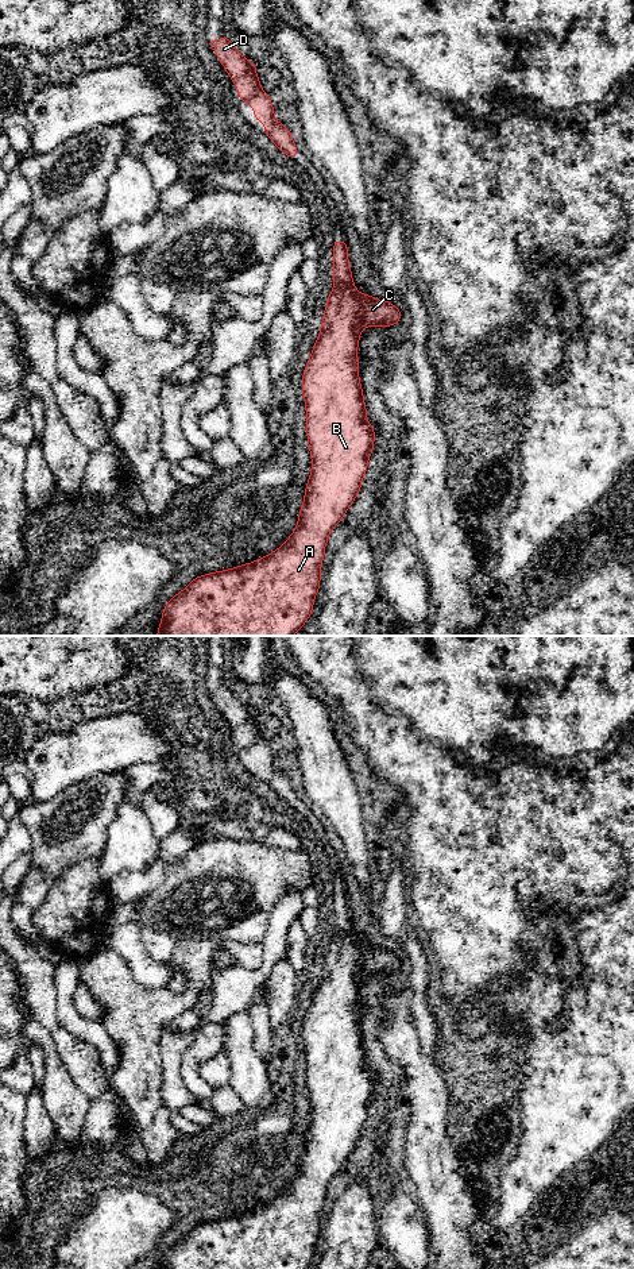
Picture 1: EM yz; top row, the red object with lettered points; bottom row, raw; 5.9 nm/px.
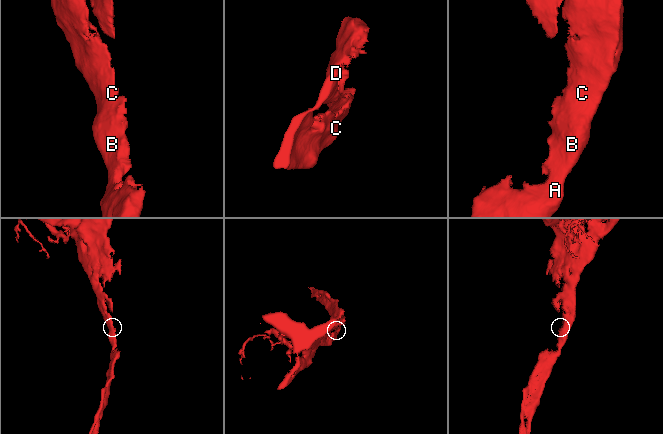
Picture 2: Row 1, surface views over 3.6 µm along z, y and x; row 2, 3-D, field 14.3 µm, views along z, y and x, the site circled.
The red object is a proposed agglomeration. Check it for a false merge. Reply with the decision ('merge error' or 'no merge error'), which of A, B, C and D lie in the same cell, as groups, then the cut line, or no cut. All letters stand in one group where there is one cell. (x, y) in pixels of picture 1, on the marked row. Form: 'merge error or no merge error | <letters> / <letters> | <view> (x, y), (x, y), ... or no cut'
no merge error | A B C D | no cut

